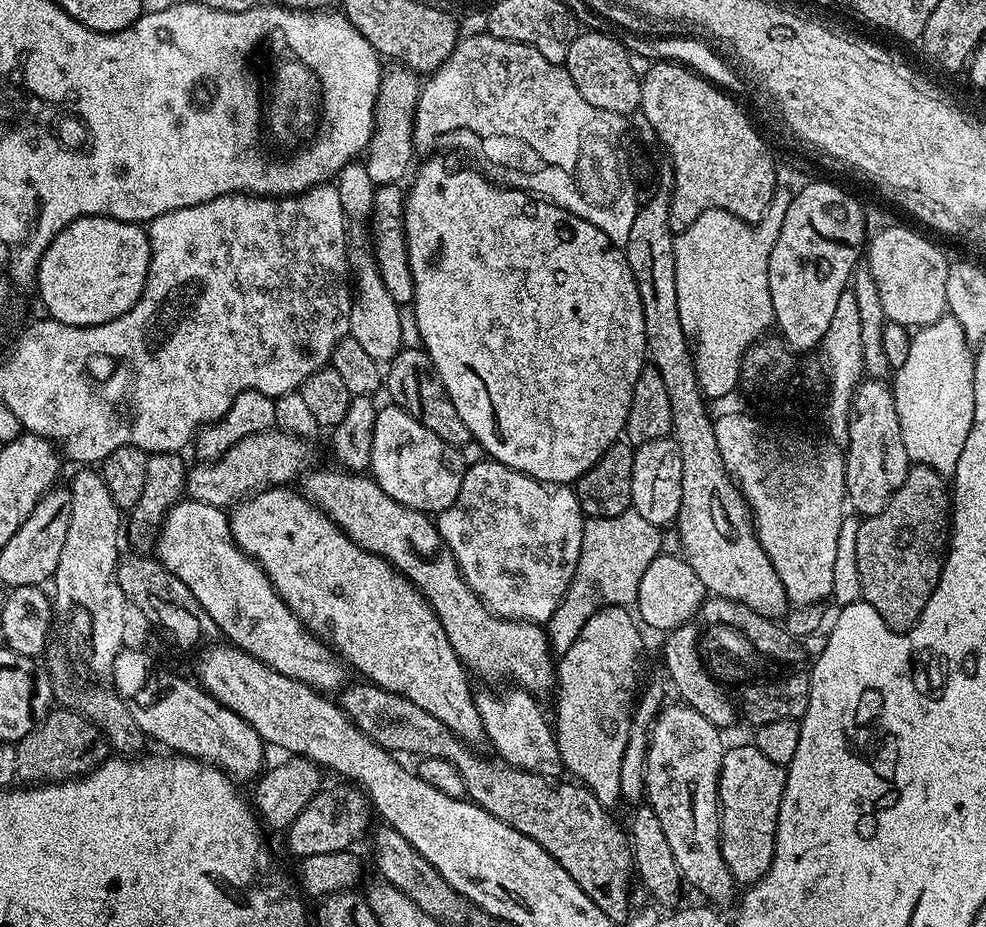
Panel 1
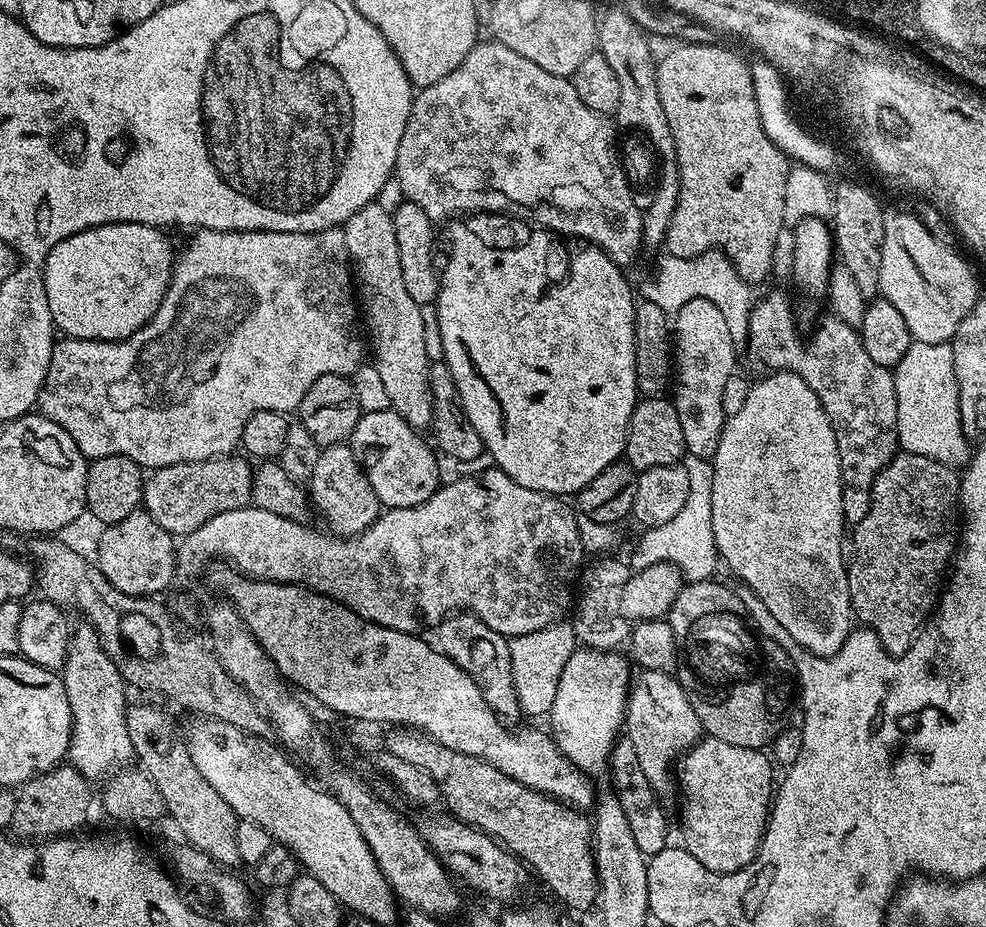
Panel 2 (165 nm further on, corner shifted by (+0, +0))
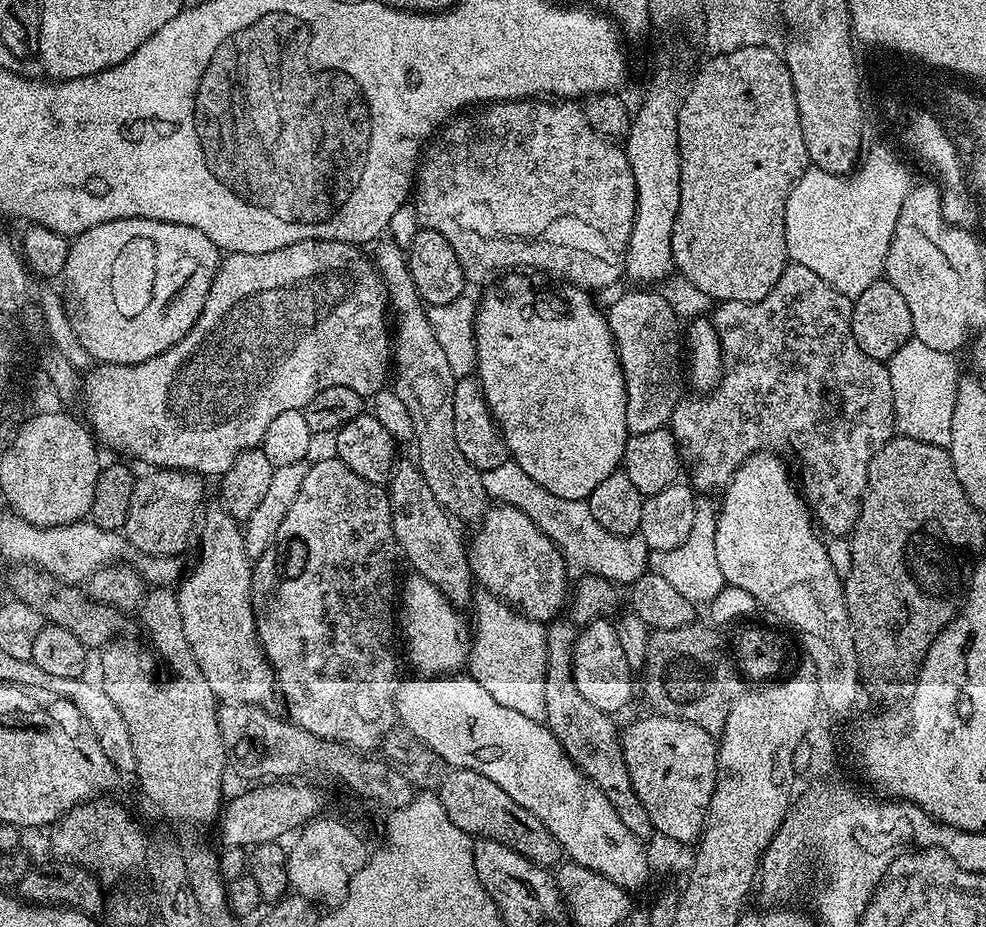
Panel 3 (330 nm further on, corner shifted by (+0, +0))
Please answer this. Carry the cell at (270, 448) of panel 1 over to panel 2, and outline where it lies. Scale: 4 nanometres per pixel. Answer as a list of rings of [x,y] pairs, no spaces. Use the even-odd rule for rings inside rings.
[[[229,454],[215,456],[212,460],[203,460],[202,462],[171,464],[165,468],[157,468],[154,474],[147,477],[144,485],[143,511],[148,512],[150,518],[154,518],[158,522],[158,526],[162,526],[162,530],[169,532],[173,538],[189,536],[194,530],[198,530],[198,526],[210,522],[210,518],[214,518],[214,514],[226,514],[226,510],[249,507],[252,499],[254,468],[247,462],[249,463],[243,455]]]

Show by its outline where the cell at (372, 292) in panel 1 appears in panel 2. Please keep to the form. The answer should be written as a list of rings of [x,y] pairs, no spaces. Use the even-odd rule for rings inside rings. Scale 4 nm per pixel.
[[[373,202],[362,206],[362,210],[354,213],[342,227],[358,285],[362,324],[370,341],[371,355],[372,352],[376,355],[376,369],[378,374],[382,374],[382,382],[390,394],[391,411],[397,412],[410,427],[427,429],[432,422],[432,391],[428,385],[430,361],[426,352],[424,308],[410,298],[402,279],[402,262],[398,259],[392,214]]]

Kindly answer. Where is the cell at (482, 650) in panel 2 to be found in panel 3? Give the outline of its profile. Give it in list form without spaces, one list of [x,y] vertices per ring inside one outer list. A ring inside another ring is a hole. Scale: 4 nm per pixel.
[[[412,462],[397,463],[386,491],[392,507],[392,529],[396,542],[403,559],[405,556],[412,563],[411,571],[438,586],[451,604],[467,605],[474,595],[474,577],[468,564],[465,537],[460,537],[453,517],[445,512],[434,494],[430,494],[430,486],[426,486],[426,478],[422,478],[419,467]]]

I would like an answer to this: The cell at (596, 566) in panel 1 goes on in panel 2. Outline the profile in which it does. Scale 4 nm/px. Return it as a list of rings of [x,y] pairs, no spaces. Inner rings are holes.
[[[557,622],[537,632],[511,637],[510,662],[514,670],[514,690],[518,694],[520,711],[525,717],[547,717],[554,706],[554,694],[558,694],[562,670],[566,670],[566,662],[570,662],[577,644],[575,630],[568,622]]]

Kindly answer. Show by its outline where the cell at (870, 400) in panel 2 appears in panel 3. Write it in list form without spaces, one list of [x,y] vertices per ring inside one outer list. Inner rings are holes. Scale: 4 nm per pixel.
[[[789,262],[782,270],[778,282],[774,282],[774,290],[770,290],[770,294],[766,294],[766,298],[762,298],[758,302],[726,300],[717,303],[710,319],[717,330],[721,342],[721,353],[724,355],[723,376],[720,384],[707,394],[701,395],[698,398],[701,400],[681,399],[680,403],[676,405],[676,409],[673,410],[670,421],[670,431],[672,437],[676,440],[676,449],[680,451],[680,463],[685,469],[692,468],[691,487],[700,494],[710,494],[706,492],[716,491],[716,493],[719,493],[727,488],[728,483],[732,481],[732,475],[743,466],[746,458],[750,458],[756,452],[781,450],[780,448],[784,448],[789,444],[796,451],[797,458],[800,459],[798,488],[804,497],[804,501],[808,503],[815,523],[825,533],[828,531],[827,535],[829,537],[851,537],[852,531],[856,529],[856,523],[858,522],[870,462],[874,458],[874,454],[878,454],[878,450],[882,450],[882,446],[886,446],[886,442],[890,442],[893,436],[897,435],[894,390],[890,386],[888,365],[883,360],[870,358],[870,354],[866,354],[866,350],[862,350],[862,346],[858,346],[858,342],[854,342],[852,300],[846,294],[834,290],[834,286],[830,286],[830,282],[818,278],[818,274],[814,274],[814,270],[810,270],[801,264]]]

